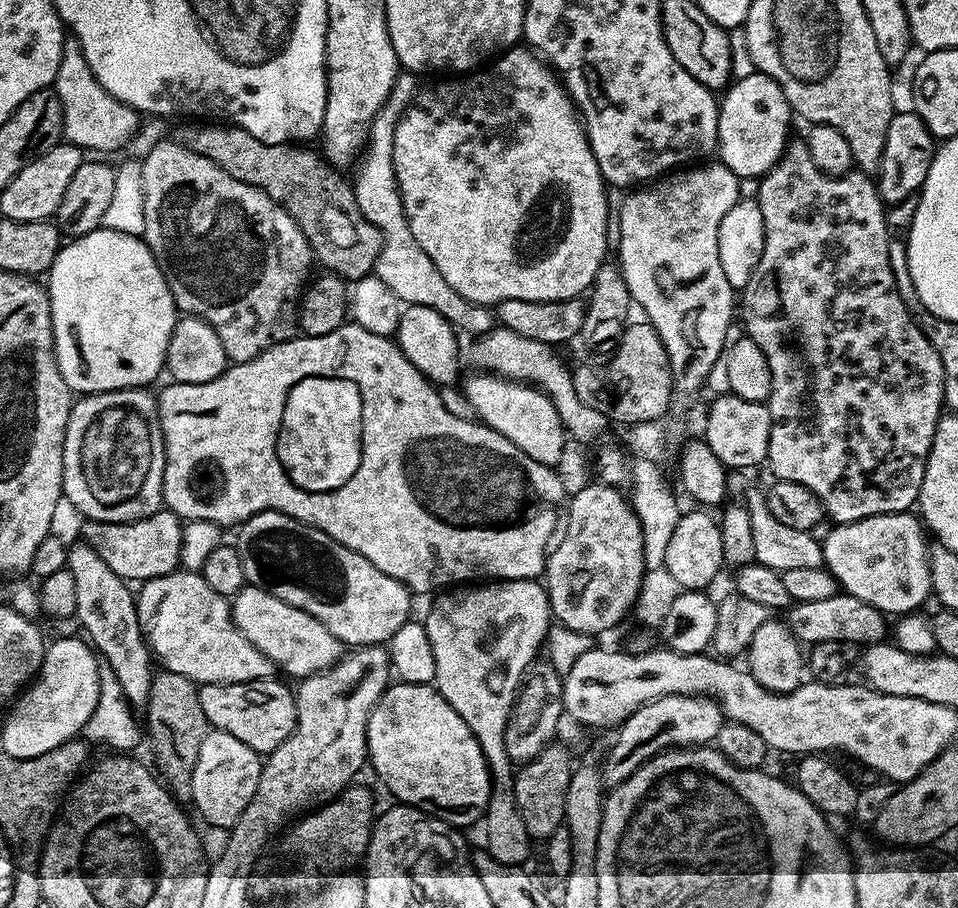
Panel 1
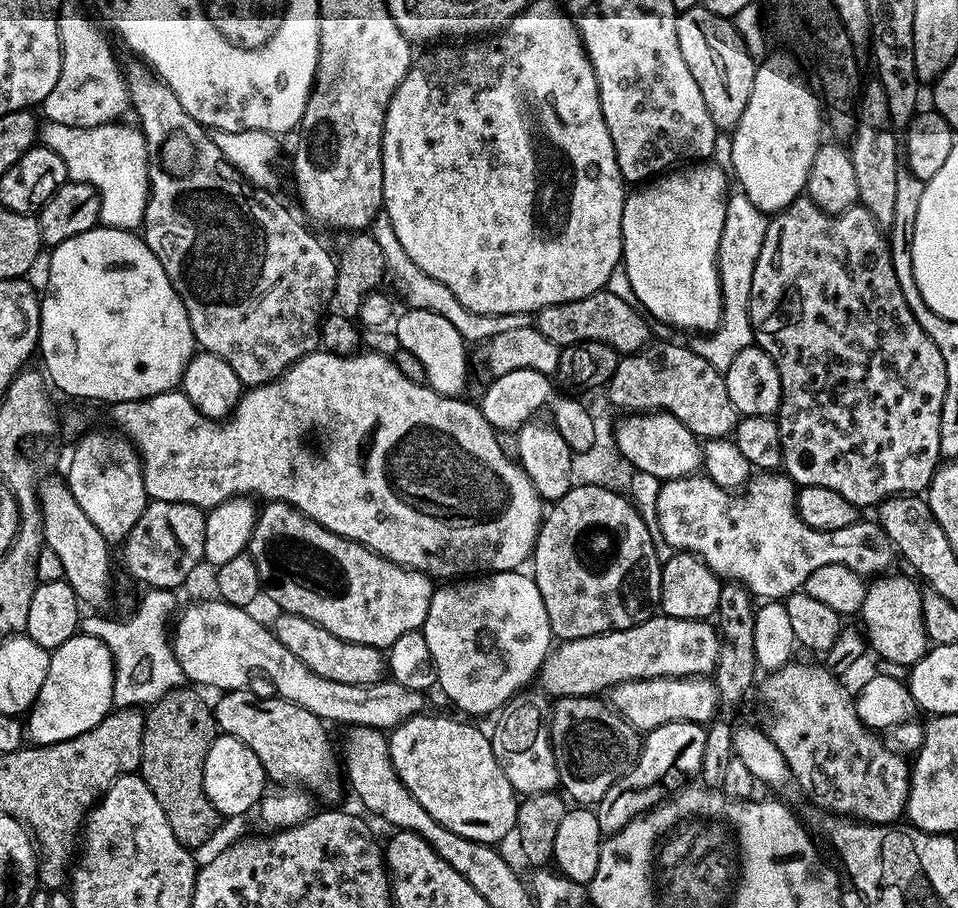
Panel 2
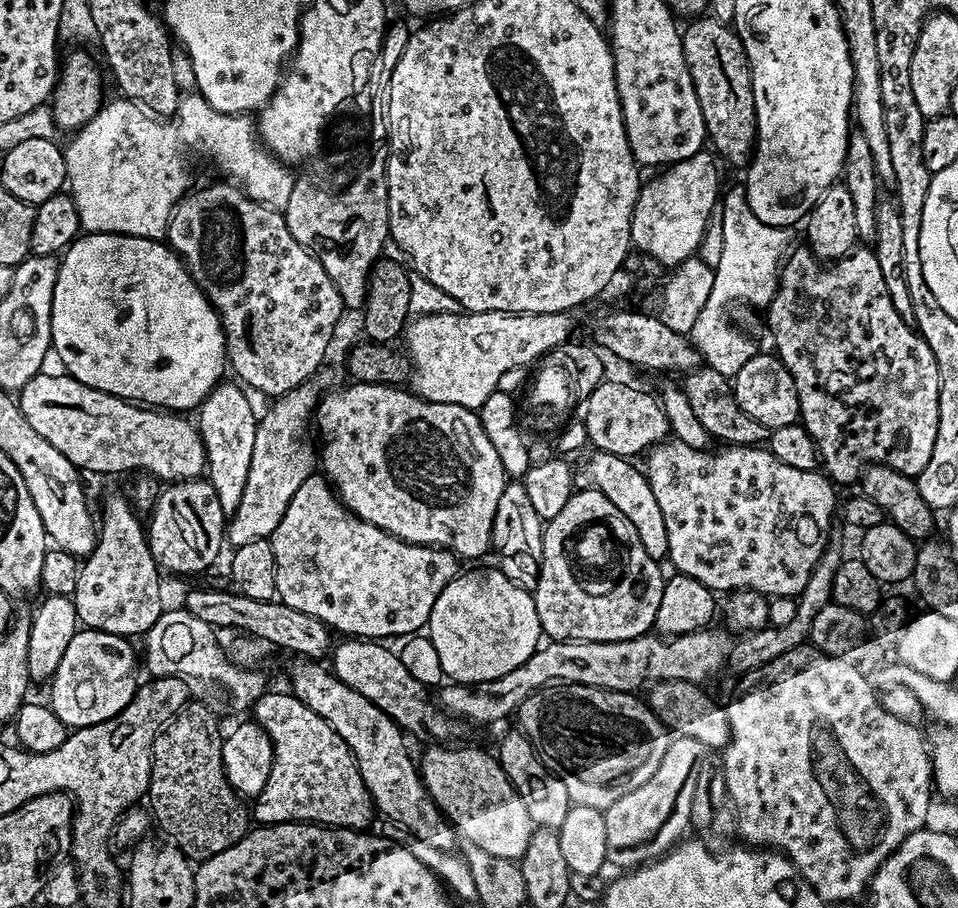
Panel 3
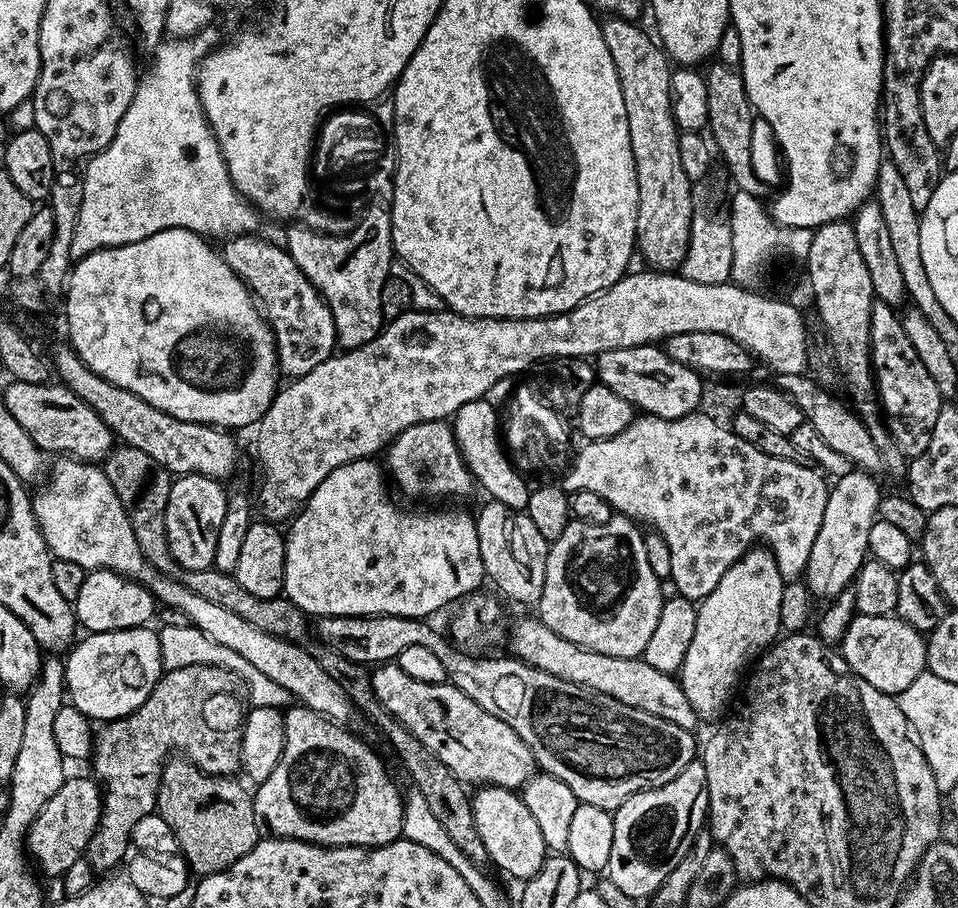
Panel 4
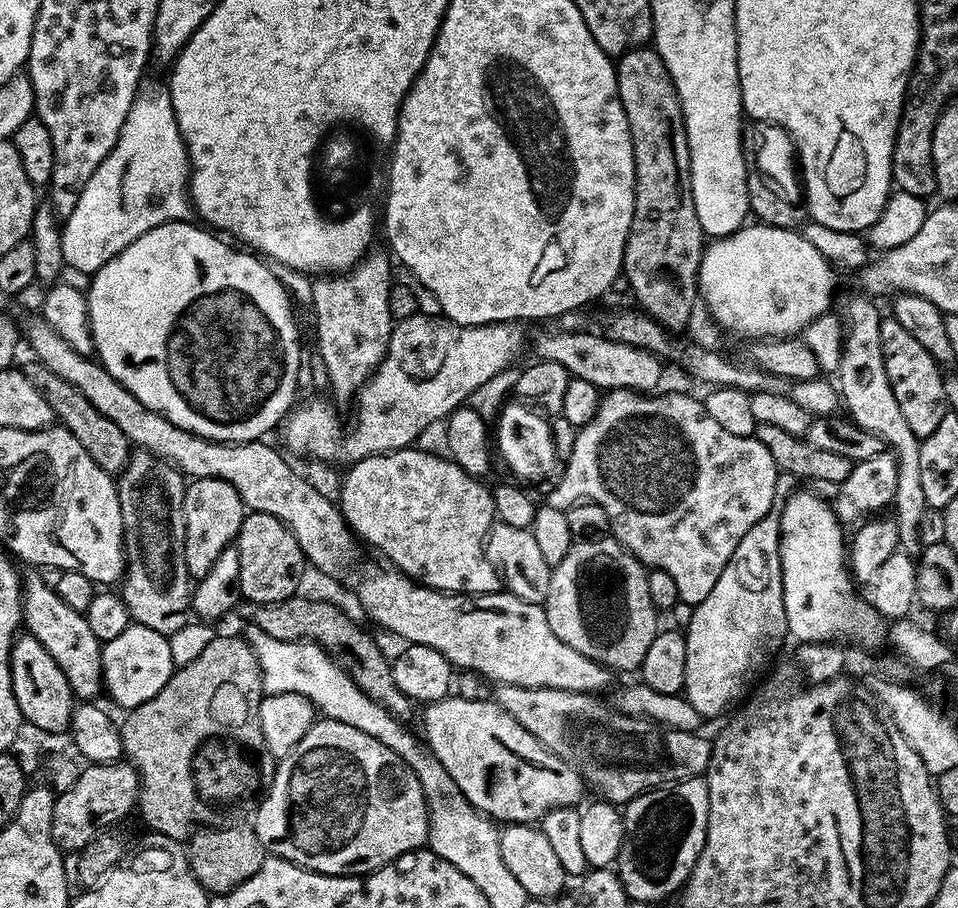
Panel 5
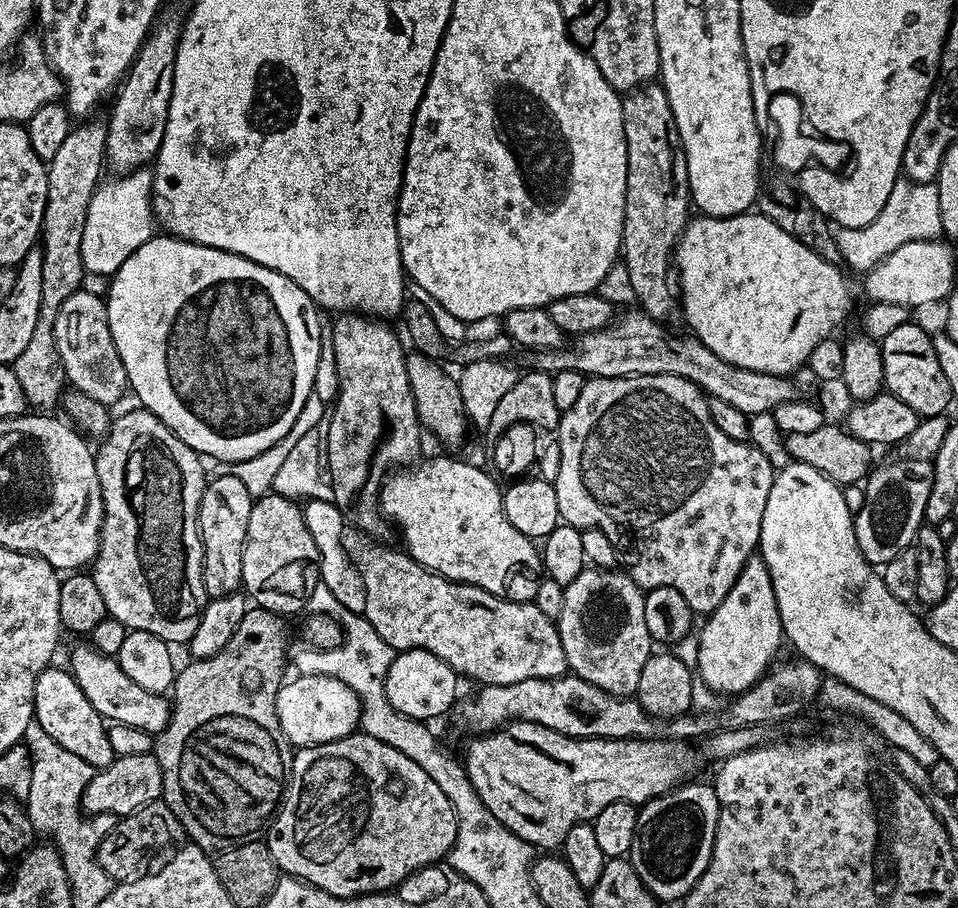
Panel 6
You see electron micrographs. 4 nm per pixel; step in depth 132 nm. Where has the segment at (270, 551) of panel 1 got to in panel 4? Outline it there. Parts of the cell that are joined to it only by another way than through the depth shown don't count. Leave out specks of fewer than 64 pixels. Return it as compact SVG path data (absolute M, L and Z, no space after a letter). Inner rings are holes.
M369 458L367 460L351 460L348 464L338 466L338 470L330 470L330 474L326 474L326 478L322 478L322 482L318 482L318 486L304 501L302 507L297 511L296 515L291 517L290 523L286 528L286 535L284 537L284 545L286 546L286 570L284 571L284 591L283 595L288 597L290 602L294 602L294 606L298 606L312 618L319 618L322 616L414 616L417 618L431 617L431 612L436 612L439 608L444 608L447 604L455 605L457 602L464 600L465 597L471 596L481 586L480 583L485 583L486 577L483 568L482 554L479 553L478 546L478 530L476 529L476 517L472 512L463 512L460 508L448 508L452 506L444 506L441 512L403 512L394 501L388 500L388 488L390 489L389 481L386 479L386 472L383 467L376 465L375 459Z

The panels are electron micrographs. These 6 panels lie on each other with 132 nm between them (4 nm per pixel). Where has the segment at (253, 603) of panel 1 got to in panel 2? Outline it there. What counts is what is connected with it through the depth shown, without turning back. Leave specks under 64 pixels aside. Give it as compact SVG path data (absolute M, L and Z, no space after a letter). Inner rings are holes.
M289 612L277 615L274 631L278 642L302 662L302 666L310 666L314 674L322 674L322 678L330 678L330 682L346 682L347 684L376 684L386 676L386 656L383 651L374 646L355 644L339 640L330 630L321 624L310 622L301 616Z

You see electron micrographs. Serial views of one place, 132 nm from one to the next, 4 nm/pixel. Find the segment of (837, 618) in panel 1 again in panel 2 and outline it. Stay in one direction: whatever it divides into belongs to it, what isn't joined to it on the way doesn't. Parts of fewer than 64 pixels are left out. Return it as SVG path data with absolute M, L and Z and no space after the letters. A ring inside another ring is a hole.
M882 574L871 579L868 584L866 599L860 607L862 630L869 649L886 661L905 668L912 667L925 655L928 639L925 634L924 619L921 610L920 586L904 576Z

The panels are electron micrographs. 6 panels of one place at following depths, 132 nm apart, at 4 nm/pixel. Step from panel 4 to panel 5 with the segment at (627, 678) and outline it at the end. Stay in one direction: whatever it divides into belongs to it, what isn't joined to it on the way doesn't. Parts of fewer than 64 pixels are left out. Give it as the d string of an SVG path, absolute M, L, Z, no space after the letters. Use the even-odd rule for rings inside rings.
M372 564L362 569L356 580L356 596L365 614L386 631L401 636L408 644L421 644L438 650L438 654L445 656L449 664L457 669L469 668L480 676L496 680L497 685L517 684L589 694L603 693L603 688L612 680L613 673L605 665L586 658L586 654L578 654L574 646L566 646L566 642L562 642L562 638L550 630L550 622L546 622L546 614L539 604L523 601L507 590L479 594L439 592L391 566L383 567Z

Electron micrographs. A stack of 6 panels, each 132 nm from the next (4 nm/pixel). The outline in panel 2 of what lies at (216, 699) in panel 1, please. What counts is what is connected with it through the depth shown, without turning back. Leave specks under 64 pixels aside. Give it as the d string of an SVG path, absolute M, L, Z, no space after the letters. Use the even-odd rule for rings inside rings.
M228 690L221 695L224 697L214 704L217 729L225 736L246 742L246 746L258 754L264 775L273 785L299 786L324 800L334 799L340 792L340 784L342 788L342 780L338 775L337 757L336 760L332 757L325 721L275 694L255 696L248 691Z

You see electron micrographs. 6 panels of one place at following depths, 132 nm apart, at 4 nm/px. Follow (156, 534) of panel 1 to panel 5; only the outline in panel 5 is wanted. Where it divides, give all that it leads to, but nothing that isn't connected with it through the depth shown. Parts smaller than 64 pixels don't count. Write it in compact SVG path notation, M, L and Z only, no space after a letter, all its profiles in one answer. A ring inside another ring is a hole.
M202 478L201 480L192 480L185 490L184 516L185 516L185 566L189 577L193 581L199 582L206 578L210 566L214 566L214 558L222 554L224 548L229 547L240 534L240 527L244 521L246 509L238 490L230 486L230 482L222 482L218 478Z

